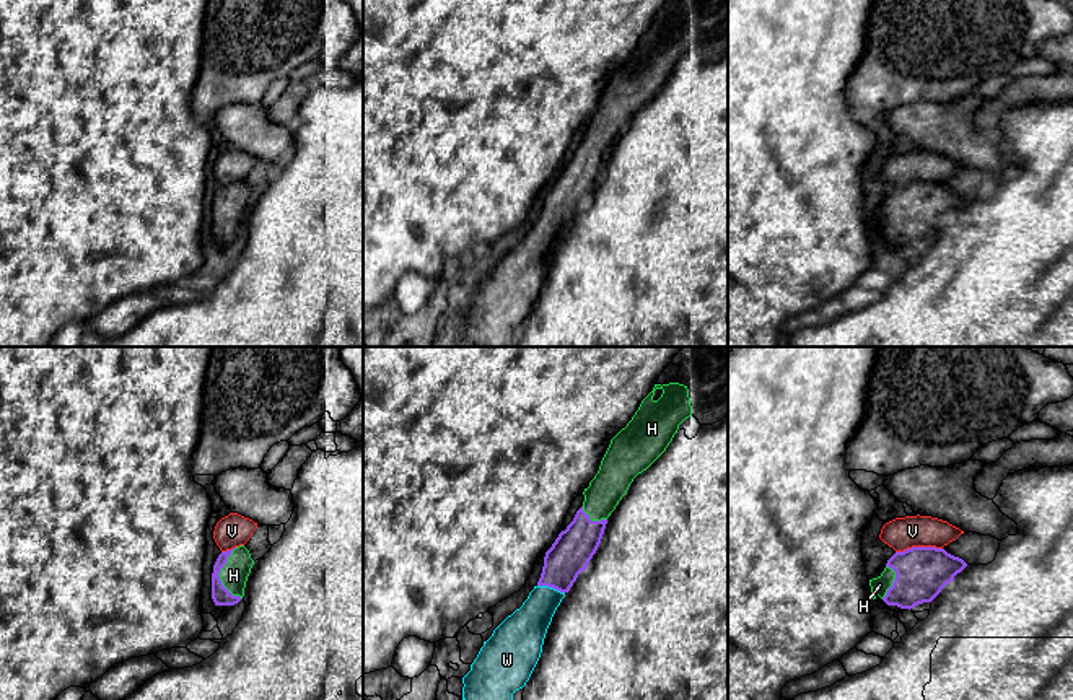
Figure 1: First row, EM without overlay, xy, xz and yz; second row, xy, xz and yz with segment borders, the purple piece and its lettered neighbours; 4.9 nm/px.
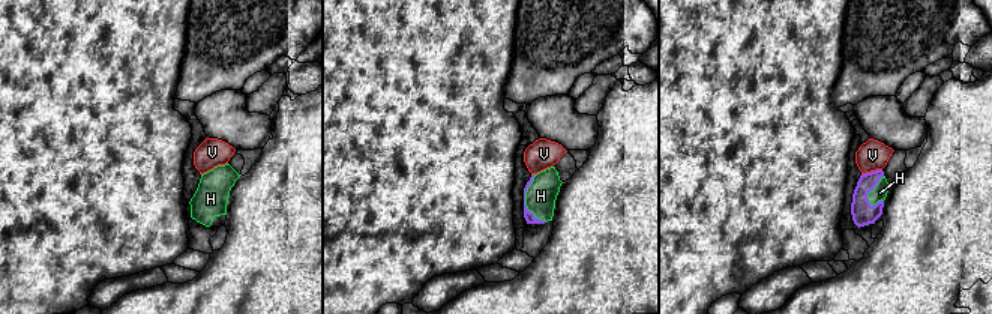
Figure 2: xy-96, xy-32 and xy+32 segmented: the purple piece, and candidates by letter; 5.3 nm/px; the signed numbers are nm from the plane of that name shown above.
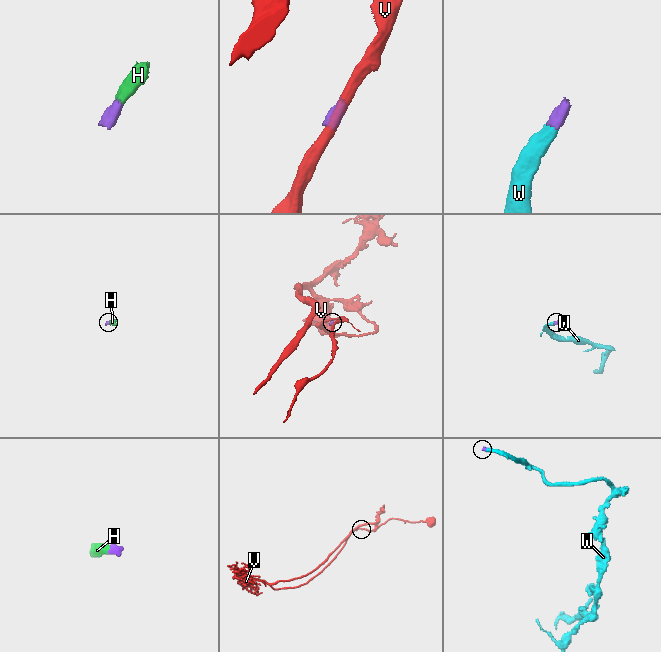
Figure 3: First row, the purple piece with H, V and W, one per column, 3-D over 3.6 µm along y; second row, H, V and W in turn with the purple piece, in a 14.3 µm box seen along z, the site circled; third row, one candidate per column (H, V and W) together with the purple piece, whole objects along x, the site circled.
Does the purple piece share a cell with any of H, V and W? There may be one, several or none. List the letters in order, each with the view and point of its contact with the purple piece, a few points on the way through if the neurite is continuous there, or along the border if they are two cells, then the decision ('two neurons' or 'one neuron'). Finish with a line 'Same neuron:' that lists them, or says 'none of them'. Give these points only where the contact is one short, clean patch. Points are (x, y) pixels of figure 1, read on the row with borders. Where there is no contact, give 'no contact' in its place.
H: meets purple in xy at (218, 573); runs through xy (220, 594), (218, 573), (233, 575); one neuron
V: meets purple in yz at (919, 547); two neurons
W: meets purple in xz at (551, 586); runs through xz (572, 551), (551, 586), (525, 629); one neuron
Same neuron: H, W

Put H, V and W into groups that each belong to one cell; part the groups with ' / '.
H W / V

